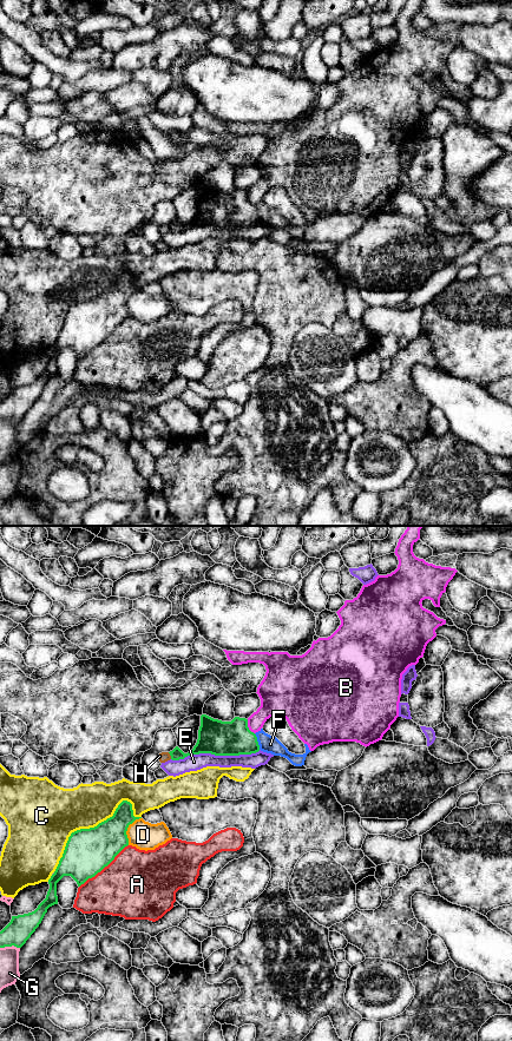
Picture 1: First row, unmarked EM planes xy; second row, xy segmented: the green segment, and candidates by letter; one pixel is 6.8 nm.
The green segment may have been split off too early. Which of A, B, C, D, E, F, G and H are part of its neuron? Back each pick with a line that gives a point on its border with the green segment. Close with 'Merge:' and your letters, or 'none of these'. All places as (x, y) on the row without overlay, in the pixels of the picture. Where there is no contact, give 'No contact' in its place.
Merge: none of these

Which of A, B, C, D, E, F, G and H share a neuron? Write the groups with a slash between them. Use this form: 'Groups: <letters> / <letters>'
Groups: A / B F / C / D / E / G / H

